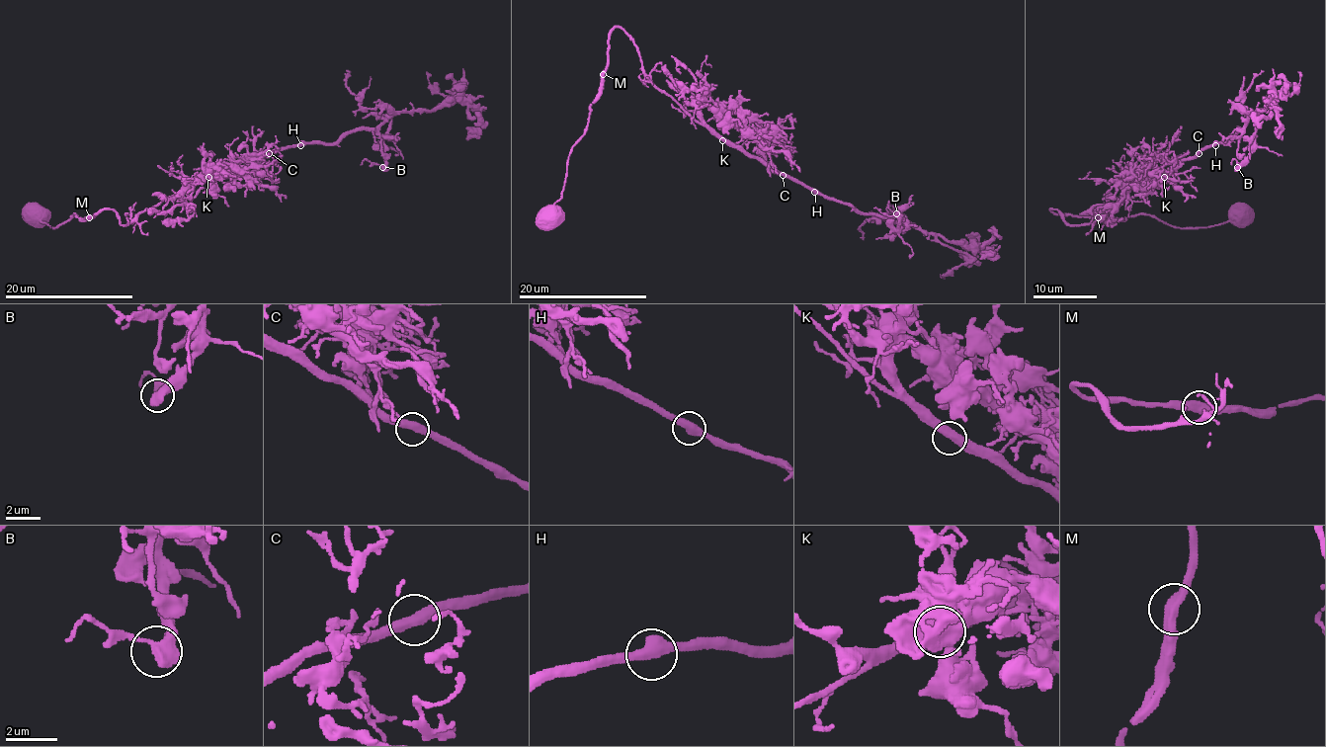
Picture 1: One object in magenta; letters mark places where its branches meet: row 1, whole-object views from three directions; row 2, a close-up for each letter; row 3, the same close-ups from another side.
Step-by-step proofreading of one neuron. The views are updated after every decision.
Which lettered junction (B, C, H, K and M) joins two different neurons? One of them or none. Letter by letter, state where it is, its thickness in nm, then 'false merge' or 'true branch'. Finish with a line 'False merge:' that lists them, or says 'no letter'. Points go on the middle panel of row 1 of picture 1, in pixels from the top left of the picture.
B: (896, 213) | 400 nm | true branch
C: (783, 175) | 420 nm | true branch
H: (814, 192) | 480 nm | true branch
K: (722, 140) | 440 nm | true branch
M: (603, 74) | 480 nm | false merge
False merge: M

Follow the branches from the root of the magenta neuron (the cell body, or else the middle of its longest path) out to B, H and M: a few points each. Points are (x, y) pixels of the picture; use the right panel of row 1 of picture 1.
B: (1239, 215), (1178, 228), (1148, 213), (1095, 218), (1050, 208), (1071, 225), (1097, 223), (1239, 128), (1237, 167)
H: (1239, 215), (1178, 228), (1148, 213), (1095, 218), (1050, 208), (1071, 225), (1097, 223), (1215, 145)
M: (1239, 215), (1232, 215), (1218, 225), (1196, 228), (1178, 228), (1148, 213), (1135, 213), (1123, 218), (1098, 216)

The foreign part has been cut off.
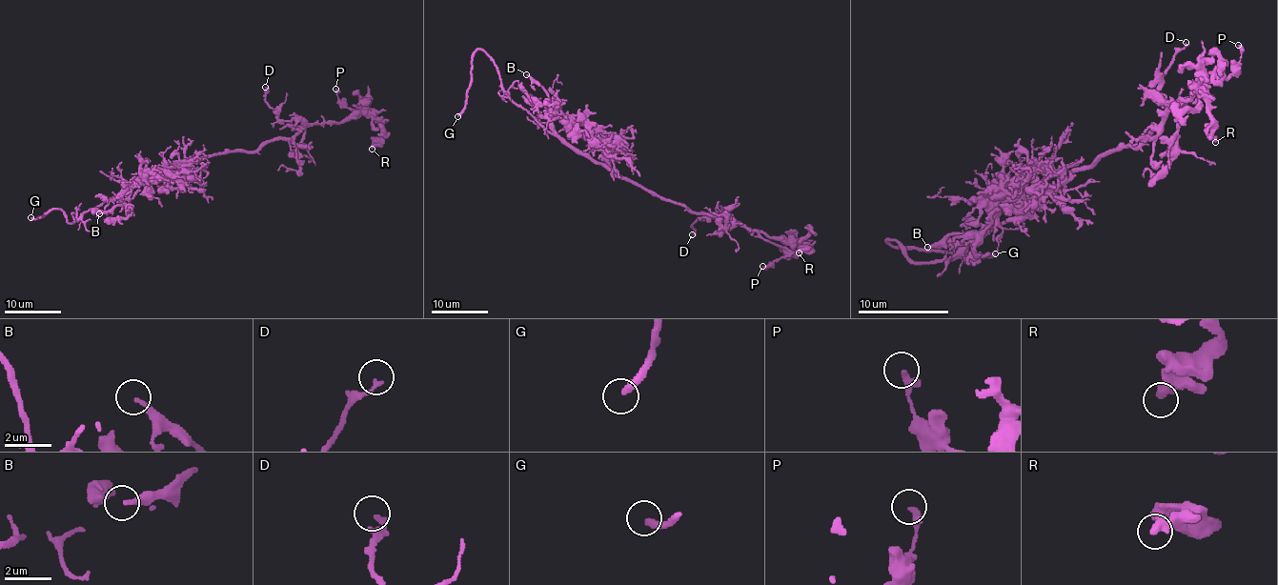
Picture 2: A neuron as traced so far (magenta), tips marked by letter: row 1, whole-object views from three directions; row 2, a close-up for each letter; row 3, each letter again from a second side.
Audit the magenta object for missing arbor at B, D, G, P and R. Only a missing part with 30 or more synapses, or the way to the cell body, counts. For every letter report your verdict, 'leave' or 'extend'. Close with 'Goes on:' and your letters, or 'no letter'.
B: leave
D: leave
G: extend
P: leave
R: leave
Goes on: G

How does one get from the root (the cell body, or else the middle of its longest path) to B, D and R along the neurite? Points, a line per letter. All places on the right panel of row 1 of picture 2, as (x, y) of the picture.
B: (1077, 170), (1064, 183), (1043, 194), (1004, 206), (982, 231), (952, 232), (943, 242), (927, 247)
D: (1077, 170), (1109, 151), (1136, 147), (1161, 122), (1166, 106), (1152, 92), (1157, 97), (1161, 76), (1186, 42)
R: (1077, 170), (1084, 170), (1109, 151), (1136, 147), (1175, 101), (1188, 99), (1200, 88), (1208, 104), (1215, 142)

